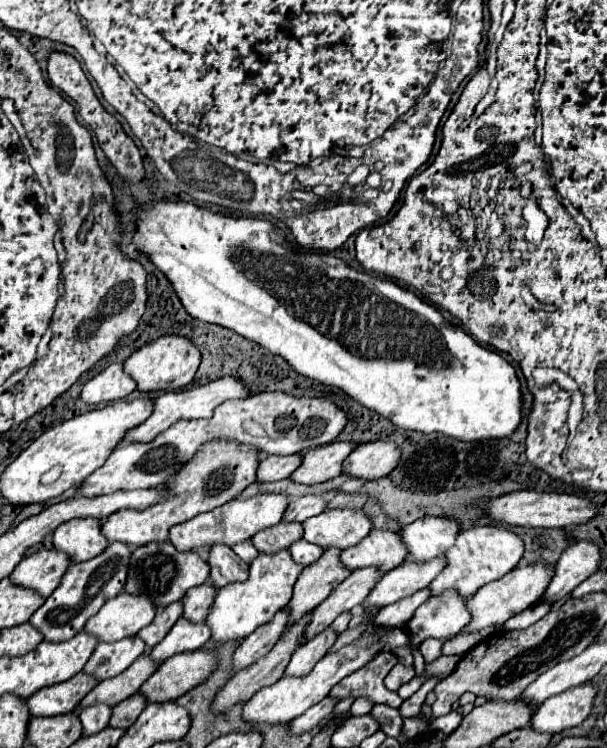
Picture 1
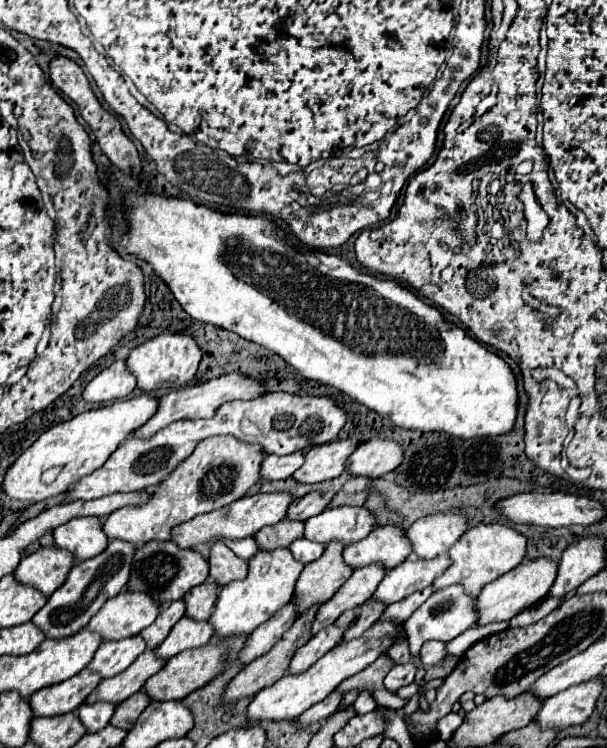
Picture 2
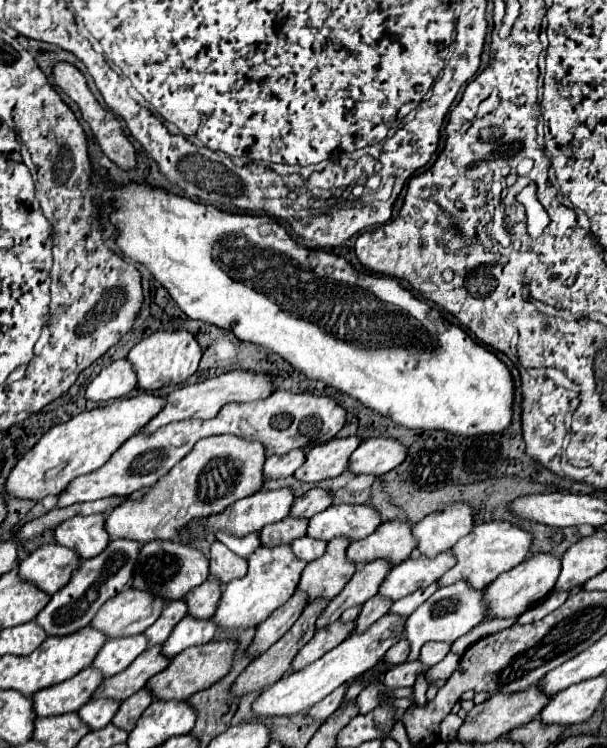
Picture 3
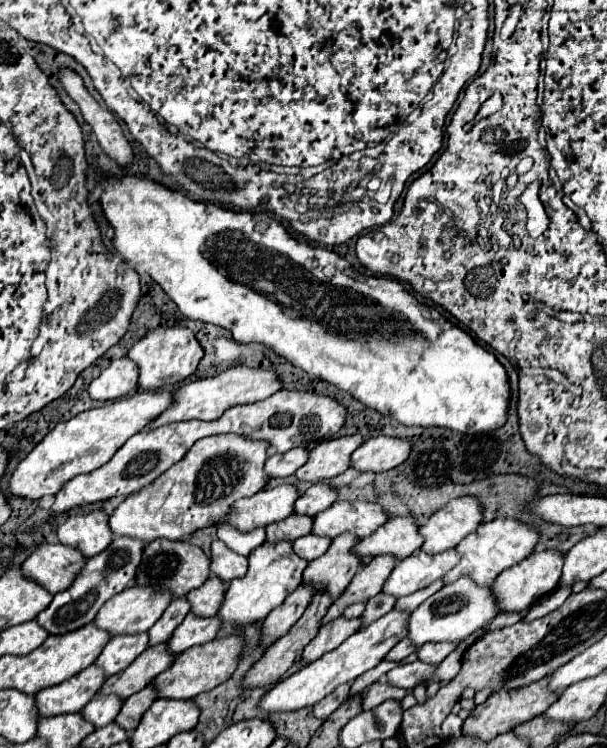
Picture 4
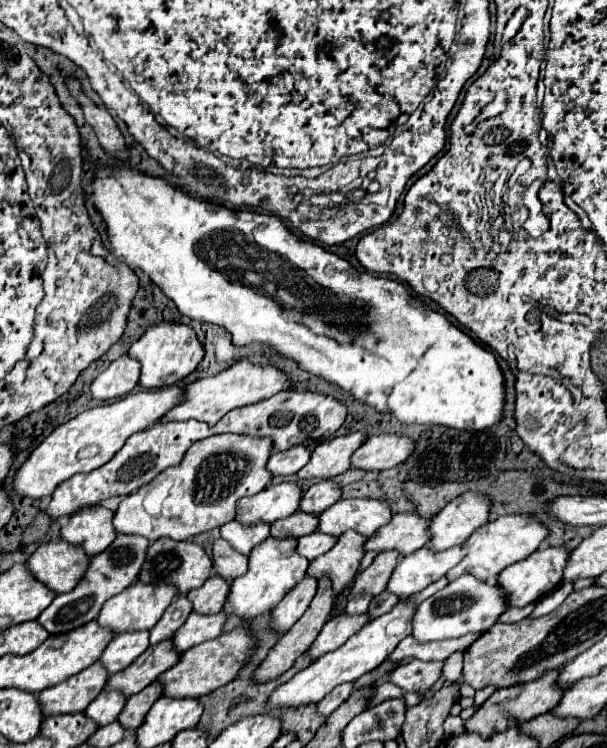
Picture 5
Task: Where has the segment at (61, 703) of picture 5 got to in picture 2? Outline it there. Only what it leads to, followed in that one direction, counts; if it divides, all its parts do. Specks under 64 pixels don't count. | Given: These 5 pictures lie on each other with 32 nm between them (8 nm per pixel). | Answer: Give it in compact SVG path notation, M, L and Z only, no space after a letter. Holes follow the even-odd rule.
M82 670L80 674L72 676L70 680L64 680L62 684L54 684L50 688L38 690L30 698L30 706L34 716L58 716L66 712L74 712L78 706L84 704L84 700L90 696L90 692L100 684L98 672Z

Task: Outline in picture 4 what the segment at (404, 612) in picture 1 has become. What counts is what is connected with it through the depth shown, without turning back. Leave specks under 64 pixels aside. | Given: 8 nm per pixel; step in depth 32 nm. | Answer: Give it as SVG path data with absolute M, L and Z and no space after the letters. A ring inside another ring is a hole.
M440 580L440 582L434 582L434 584L430 584L428 588L424 588L424 590L420 590L420 592L414 592L412 596L406 596L406 598L400 598L398 602L396 602L396 608L404 608L404 610L408 610L408 612L412 612L412 610L416 610L426 598L430 598L432 594L436 594L440 588L444 586L444 582Z

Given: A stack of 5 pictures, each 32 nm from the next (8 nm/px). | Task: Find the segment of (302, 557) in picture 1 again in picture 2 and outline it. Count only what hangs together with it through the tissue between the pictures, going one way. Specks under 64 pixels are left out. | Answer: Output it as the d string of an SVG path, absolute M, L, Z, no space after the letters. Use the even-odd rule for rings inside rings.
M306 538L294 540L294 542L290 544L290 550L292 550L294 558L300 560L300 562L304 562L304 564L310 564L310 562L318 560L318 556L324 554L324 548L326 548L326 546L322 546L320 542L310 542L310 540L306 540Z

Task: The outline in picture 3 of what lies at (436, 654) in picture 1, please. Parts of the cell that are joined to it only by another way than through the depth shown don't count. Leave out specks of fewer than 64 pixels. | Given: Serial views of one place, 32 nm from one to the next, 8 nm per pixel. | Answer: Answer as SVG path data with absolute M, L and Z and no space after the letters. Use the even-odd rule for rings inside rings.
M427 642L420 650L419 660L426 666L432 667L445 658L450 648L451 645L446 642Z

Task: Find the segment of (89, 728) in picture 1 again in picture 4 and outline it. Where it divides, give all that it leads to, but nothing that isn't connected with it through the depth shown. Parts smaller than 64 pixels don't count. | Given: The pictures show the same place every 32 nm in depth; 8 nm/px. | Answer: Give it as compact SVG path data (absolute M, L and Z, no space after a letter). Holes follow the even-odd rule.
M100 694L96 696L90 704L86 704L86 708L82 710L82 716L92 722L96 728L102 728L110 722L114 722L114 718L118 716L120 708L122 708L122 698L118 698L116 694Z

